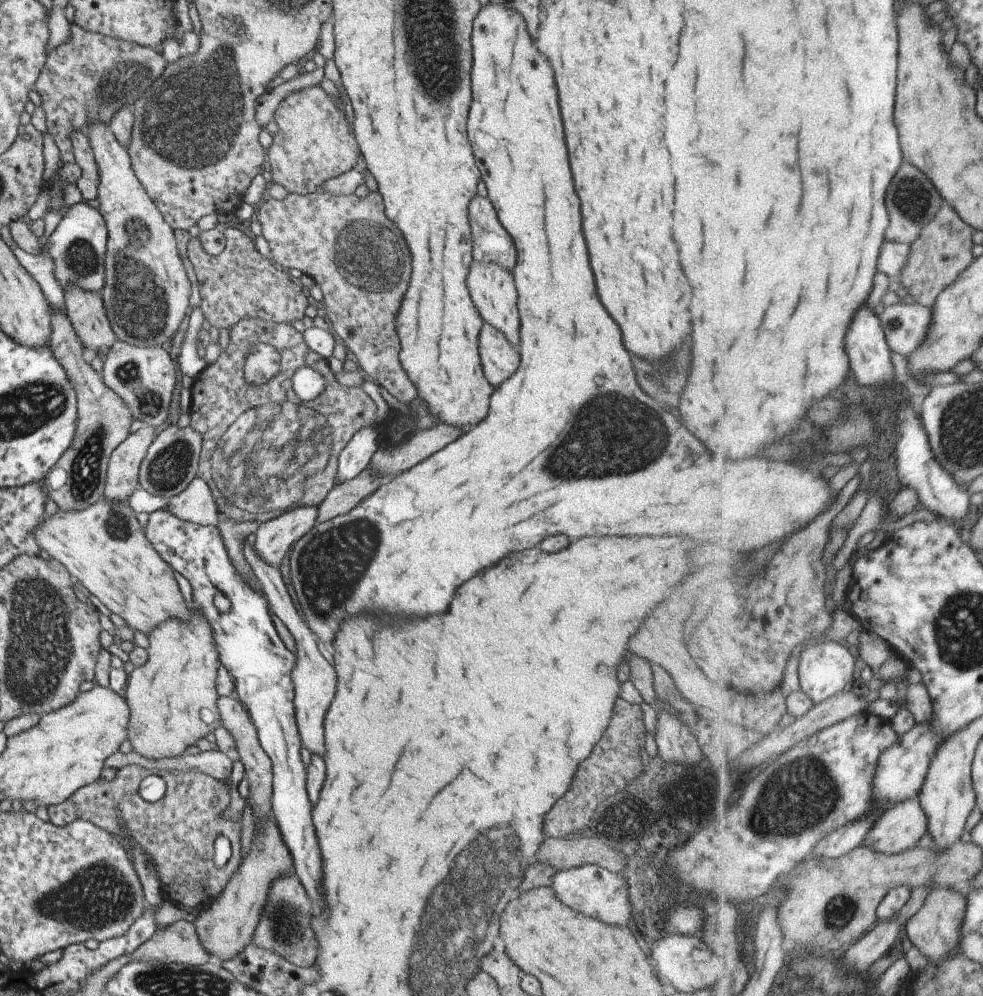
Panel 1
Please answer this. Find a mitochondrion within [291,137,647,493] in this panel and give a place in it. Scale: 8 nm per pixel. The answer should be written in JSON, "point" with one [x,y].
{"point":[359,257]}

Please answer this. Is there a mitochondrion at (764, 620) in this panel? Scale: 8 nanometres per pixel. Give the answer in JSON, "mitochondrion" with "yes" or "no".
{"mitochondrion":"no"}

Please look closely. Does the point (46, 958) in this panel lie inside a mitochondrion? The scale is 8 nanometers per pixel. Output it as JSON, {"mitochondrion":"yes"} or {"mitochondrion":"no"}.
{"mitochondrion":"no"}

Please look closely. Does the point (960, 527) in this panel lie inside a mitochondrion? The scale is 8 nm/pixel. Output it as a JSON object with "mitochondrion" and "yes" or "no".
{"mitochondrion":"no"}

